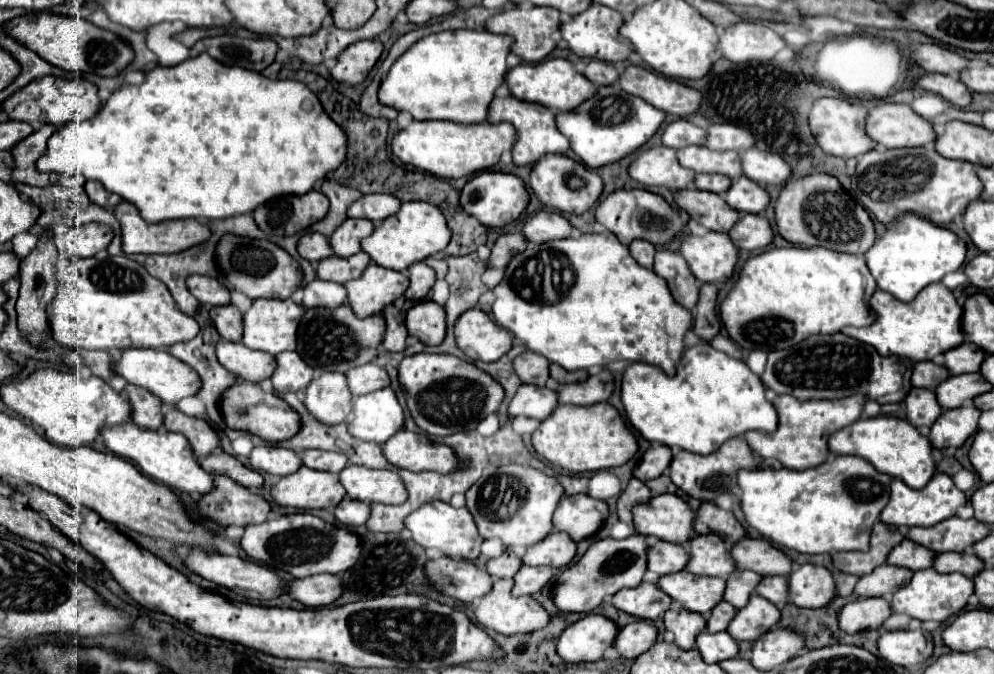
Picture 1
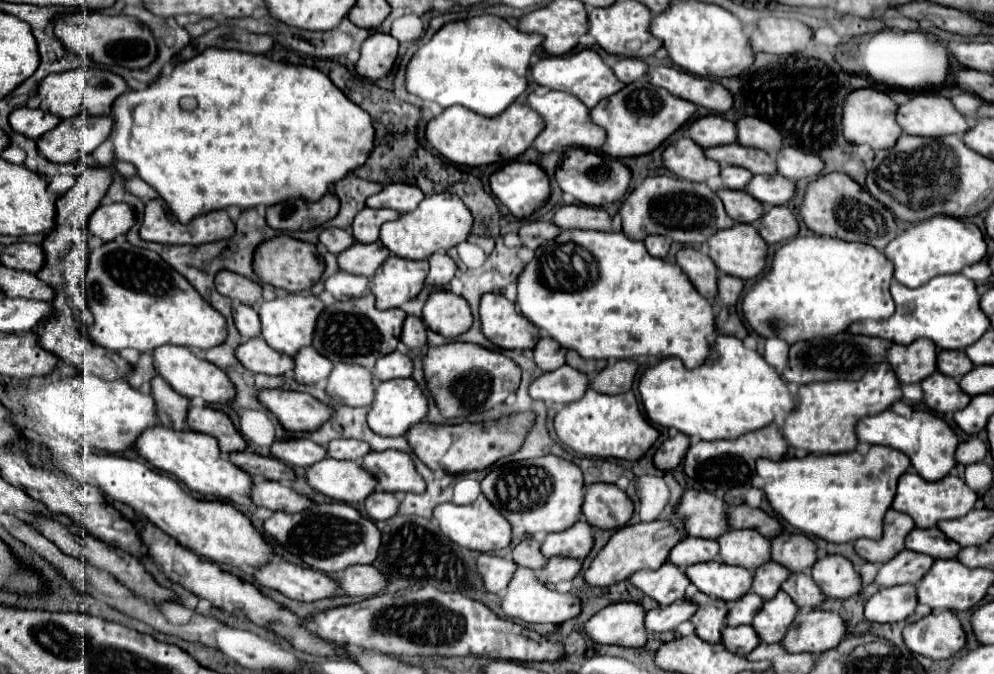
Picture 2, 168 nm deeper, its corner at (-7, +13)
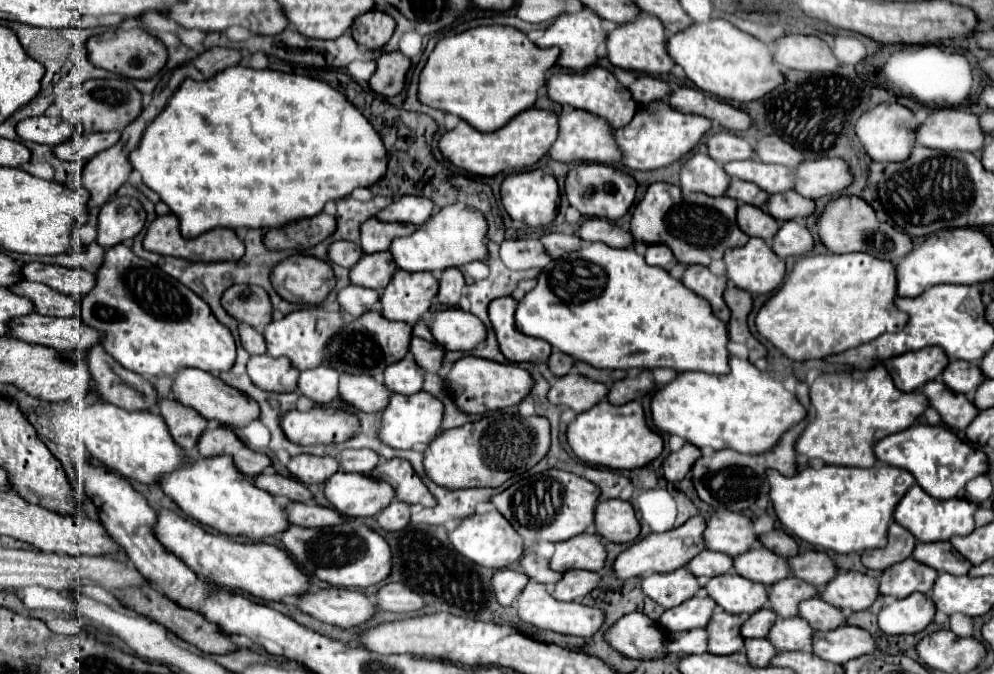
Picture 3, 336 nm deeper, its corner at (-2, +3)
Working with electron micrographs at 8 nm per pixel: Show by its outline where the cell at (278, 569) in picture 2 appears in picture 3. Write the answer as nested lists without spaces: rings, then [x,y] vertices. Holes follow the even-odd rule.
[[[348,588],[308,592],[298,598],[298,608],[326,624],[340,628],[352,628],[370,622],[378,612],[378,606],[364,592]]]

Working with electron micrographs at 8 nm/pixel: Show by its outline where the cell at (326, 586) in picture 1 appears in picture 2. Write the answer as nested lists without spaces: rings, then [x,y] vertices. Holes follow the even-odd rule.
[[[347,566],[337,580],[337,586],[347,596],[375,596],[385,586],[383,574],[373,566]]]

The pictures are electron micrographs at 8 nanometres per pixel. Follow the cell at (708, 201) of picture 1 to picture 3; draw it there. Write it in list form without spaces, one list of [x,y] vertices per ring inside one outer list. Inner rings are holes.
[[[738,206],[738,226],[748,236],[758,236],[766,242],[772,242],[776,232],[780,230],[780,222],[774,220],[768,212],[758,206]]]

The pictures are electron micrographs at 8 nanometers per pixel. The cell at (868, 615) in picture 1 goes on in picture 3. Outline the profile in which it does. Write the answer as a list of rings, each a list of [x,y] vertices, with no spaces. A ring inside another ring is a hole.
[[[914,592],[908,598],[888,604],[880,612],[878,624],[880,630],[886,634],[916,634],[922,632],[934,620],[934,614],[934,602],[926,594]]]

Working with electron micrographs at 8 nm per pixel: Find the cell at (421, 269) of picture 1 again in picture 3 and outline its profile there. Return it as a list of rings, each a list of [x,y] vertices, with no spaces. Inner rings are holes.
[[[448,268],[442,272],[440,278],[440,290],[438,290],[438,300],[446,306],[458,306],[462,294],[464,294],[464,276],[460,268]]]

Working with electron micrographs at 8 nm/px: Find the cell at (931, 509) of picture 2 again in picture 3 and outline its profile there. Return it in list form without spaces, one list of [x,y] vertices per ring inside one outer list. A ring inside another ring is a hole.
[[[912,486],[906,496],[900,500],[894,512],[894,522],[904,526],[914,534],[918,542],[938,542],[938,540],[950,540],[952,536],[968,536],[976,524],[974,524],[974,512],[976,504],[964,498],[952,498],[952,500],[934,500],[930,498],[920,486]]]

